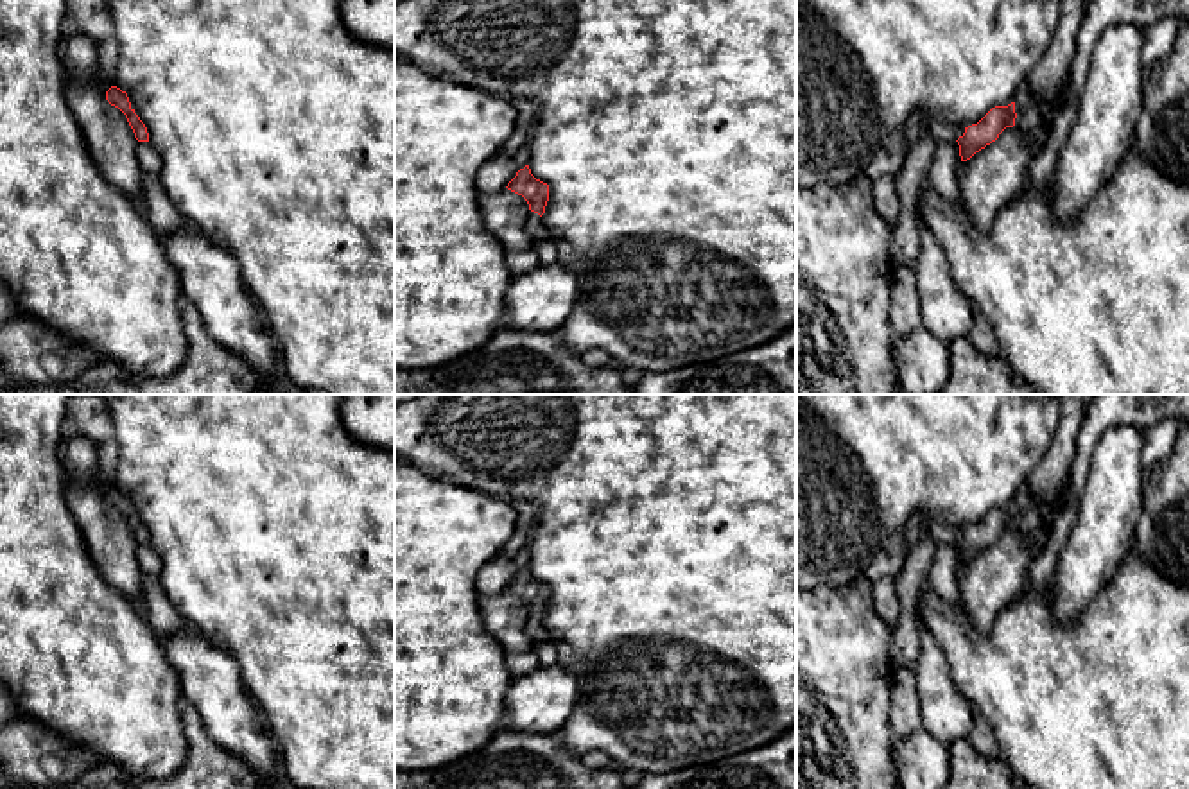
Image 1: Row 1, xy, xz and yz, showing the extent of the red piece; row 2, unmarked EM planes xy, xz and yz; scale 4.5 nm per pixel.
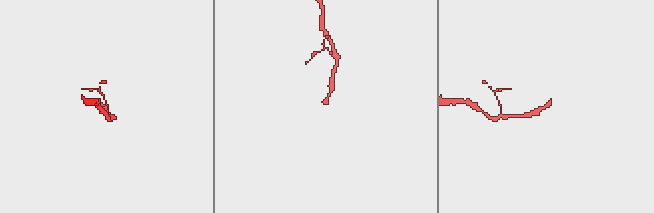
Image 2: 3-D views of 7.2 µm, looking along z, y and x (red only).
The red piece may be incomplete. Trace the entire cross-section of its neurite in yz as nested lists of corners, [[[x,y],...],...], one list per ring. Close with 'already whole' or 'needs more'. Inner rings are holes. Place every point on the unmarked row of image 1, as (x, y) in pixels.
[[[1022,484],[1011,506],[995,507],[977,525],[965,529],[965,534],[956,542],[961,563],[970,561],[995,543],[1006,529],[1017,527],[1022,534],[1031,534],[1040,524],[1042,506],[1029,493],[1028,486]]] | needs more

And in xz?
[[[525,567],[516,574],[516,577],[508,585],[506,590],[527,603],[531,613],[525,631],[533,638],[533,642],[543,642],[545,638],[549,638],[549,633],[542,624],[542,617],[545,615],[545,608],[549,603],[549,586],[536,581],[531,576],[529,567]]] | needs more

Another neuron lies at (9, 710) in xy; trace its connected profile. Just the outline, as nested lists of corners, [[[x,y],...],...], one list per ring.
[[[0,681],[0,728],[22,717],[18,705],[7,687]]]

